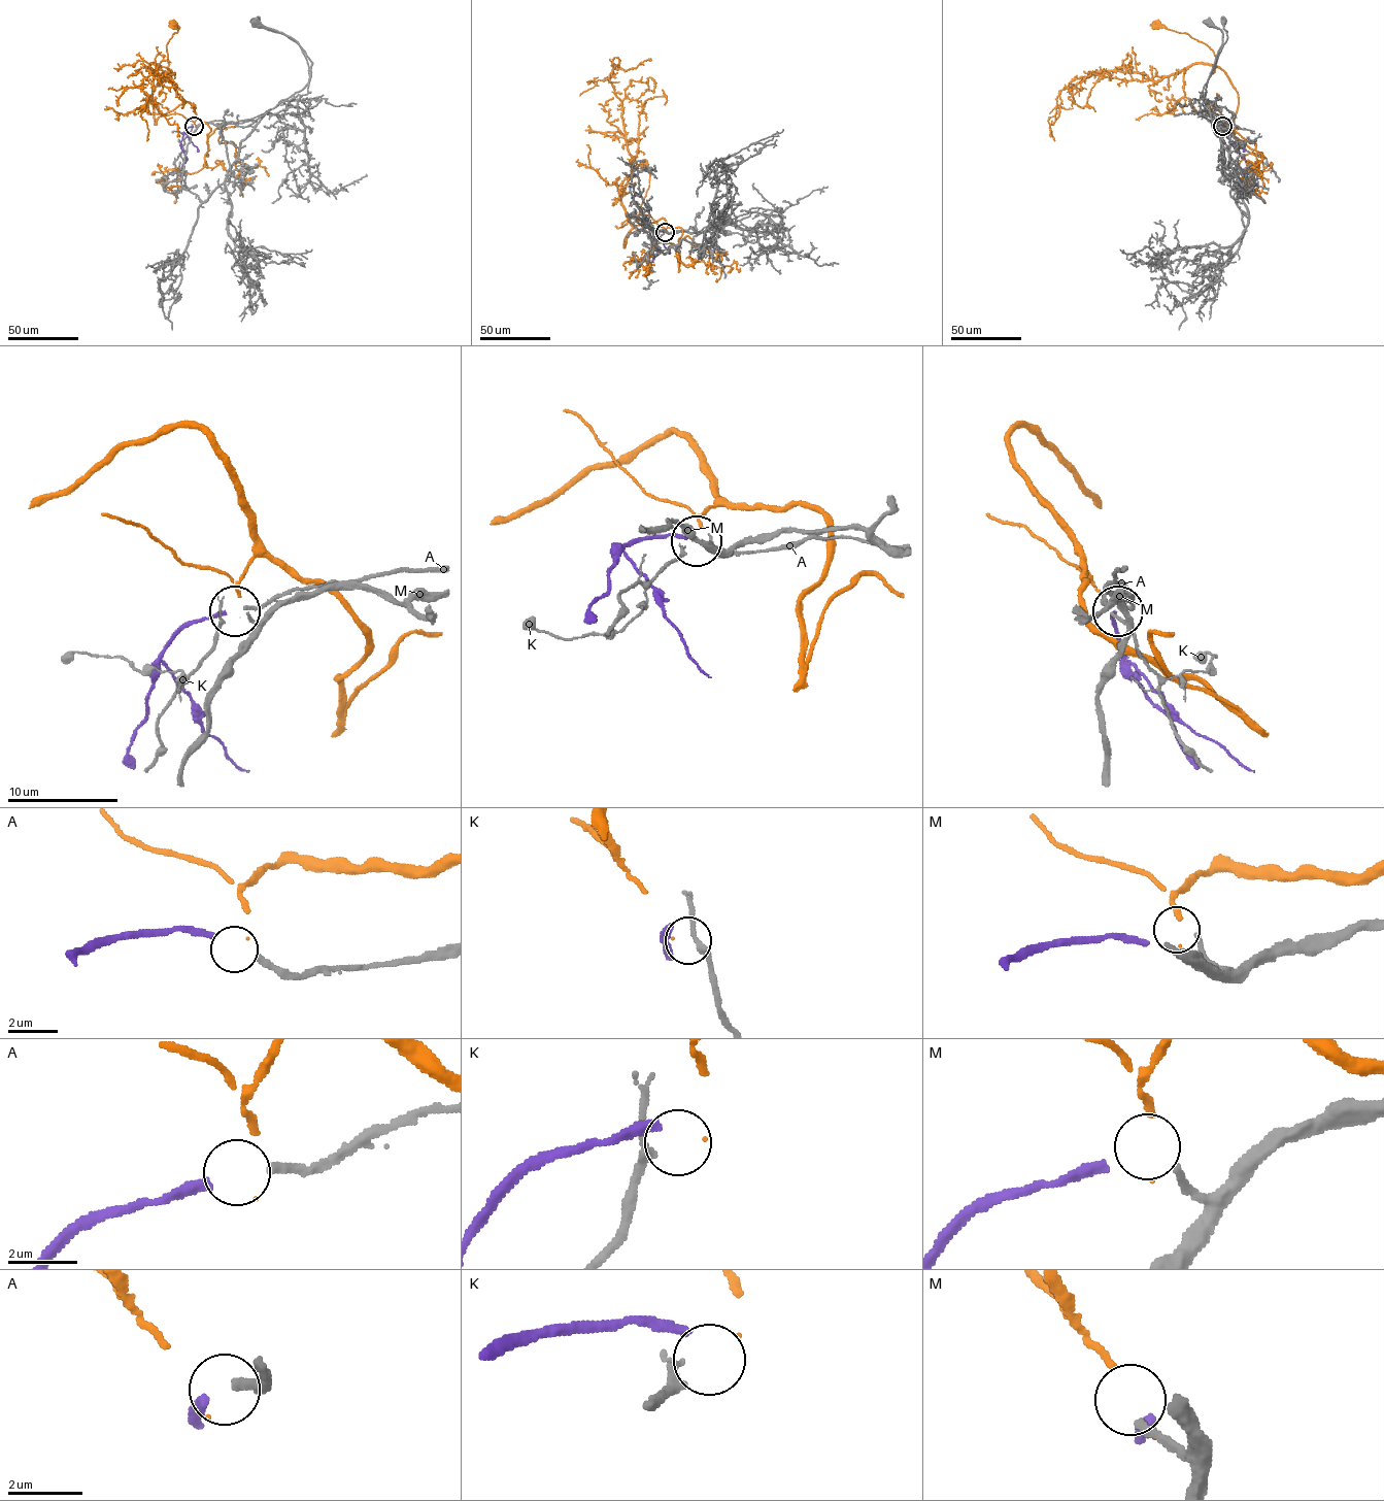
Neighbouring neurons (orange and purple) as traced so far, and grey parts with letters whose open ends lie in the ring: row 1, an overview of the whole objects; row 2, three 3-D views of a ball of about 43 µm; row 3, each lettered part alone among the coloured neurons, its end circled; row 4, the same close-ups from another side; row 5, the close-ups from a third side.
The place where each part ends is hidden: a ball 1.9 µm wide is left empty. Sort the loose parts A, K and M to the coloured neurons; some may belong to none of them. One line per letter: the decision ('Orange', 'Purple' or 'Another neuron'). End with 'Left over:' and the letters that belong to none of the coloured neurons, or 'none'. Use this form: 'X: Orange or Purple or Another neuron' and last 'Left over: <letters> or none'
A: Purple
K: Orange
M: Another neuron
Left over: M

